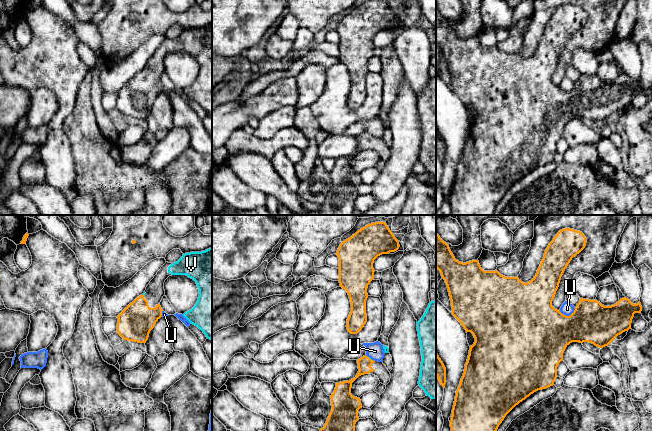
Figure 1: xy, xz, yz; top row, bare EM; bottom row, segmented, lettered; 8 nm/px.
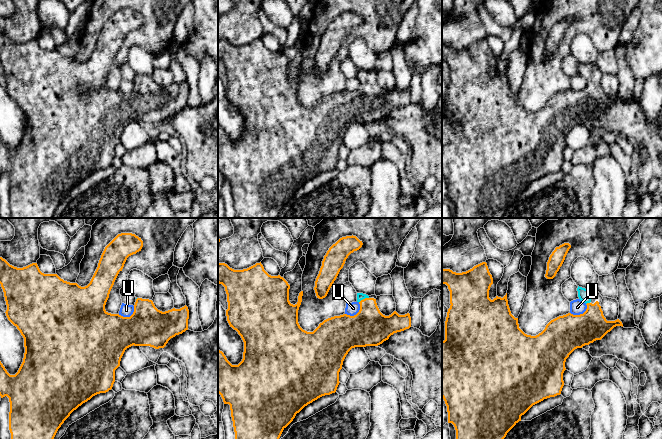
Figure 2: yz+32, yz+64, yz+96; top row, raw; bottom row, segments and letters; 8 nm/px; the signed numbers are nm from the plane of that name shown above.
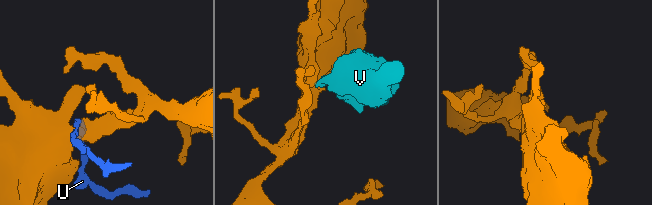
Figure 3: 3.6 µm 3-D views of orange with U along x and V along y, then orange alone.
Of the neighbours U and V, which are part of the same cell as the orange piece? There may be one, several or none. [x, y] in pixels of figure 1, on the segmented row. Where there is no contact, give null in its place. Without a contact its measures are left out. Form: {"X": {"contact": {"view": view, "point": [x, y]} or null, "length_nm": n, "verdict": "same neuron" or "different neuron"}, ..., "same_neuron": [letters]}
{"U": {"contact": {"view": "yz", "point": [568, 316]}, "length_nm": 140, "verdict": "different neuron"}, "V": {"contact": {"view": "xz", "point": [370, 359]}, "length_nm": 40, "verdict": "same neuron"}, "same_neuron": ["V"]}

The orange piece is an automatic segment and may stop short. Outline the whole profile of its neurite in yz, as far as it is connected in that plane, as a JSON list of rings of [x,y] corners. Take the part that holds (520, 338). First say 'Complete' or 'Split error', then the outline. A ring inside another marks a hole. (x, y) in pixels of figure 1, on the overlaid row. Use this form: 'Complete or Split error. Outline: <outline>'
Complete. Outline: [[[560,230],[546,248],[534,278],[523,283],[518,277],[505,277],[497,270],[484,271],[478,260],[459,262],[436,232],[436,268],[447,285],[451,313],[475,338],[456,391],[451,431],[497,431],[516,405],[534,392],[554,385],[557,367],[570,343],[589,342],[603,348],[631,329],[634,314],[642,311],[640,301],[633,304],[624,297],[614,305],[604,306],[596,299],[580,298],[570,316],[552,306],[565,269],[586,243],[582,232]]]

